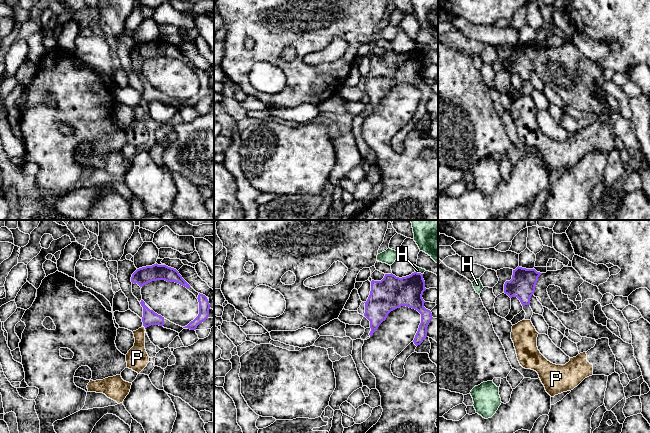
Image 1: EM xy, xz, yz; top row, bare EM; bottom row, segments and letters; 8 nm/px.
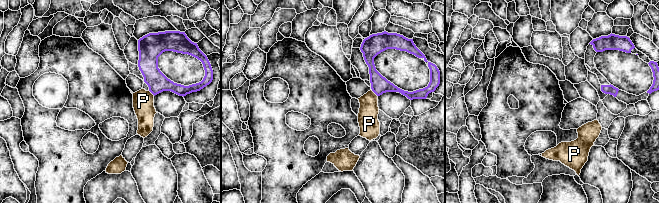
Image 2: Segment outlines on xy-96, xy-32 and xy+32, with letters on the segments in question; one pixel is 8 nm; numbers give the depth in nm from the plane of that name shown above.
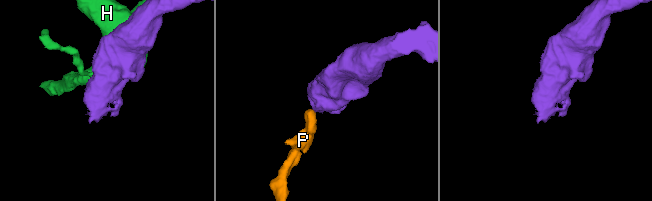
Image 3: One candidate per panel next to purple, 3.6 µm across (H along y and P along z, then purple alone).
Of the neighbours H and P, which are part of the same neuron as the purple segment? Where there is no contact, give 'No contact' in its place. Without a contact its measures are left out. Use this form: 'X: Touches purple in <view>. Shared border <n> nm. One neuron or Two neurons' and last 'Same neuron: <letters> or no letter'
H: Touches purple in xz. Shared border 70 nm. Two neurons
P: Touches purple in xy. Shared border 30 nm. Two neurons
Same neuron: no letter

